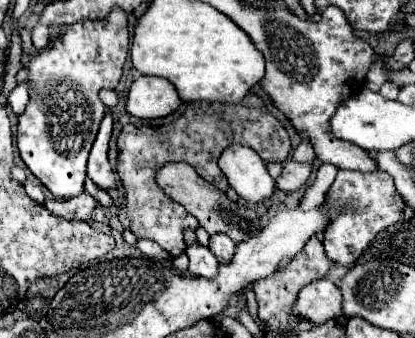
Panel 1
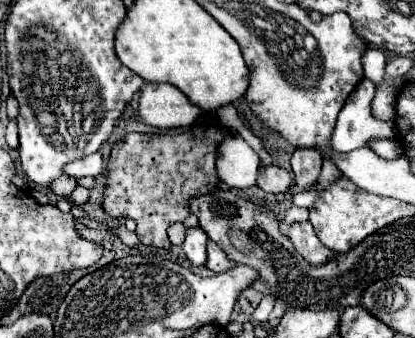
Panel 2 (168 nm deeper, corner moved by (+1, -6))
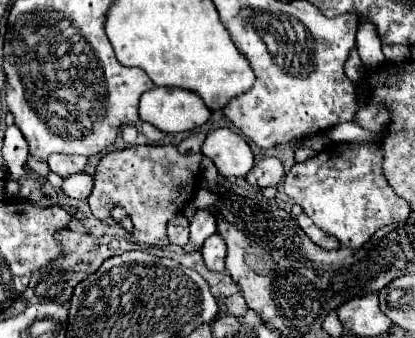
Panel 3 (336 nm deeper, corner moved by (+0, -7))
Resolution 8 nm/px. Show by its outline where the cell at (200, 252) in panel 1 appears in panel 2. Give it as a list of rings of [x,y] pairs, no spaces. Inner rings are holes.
[[[201,227],[187,229],[187,235],[185,235],[185,241],[181,247],[193,265],[205,265],[205,261],[207,261],[205,243],[207,243],[207,233]]]

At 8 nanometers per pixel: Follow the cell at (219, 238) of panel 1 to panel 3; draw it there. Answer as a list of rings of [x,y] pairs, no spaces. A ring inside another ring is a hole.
[[[212,234],[202,246],[202,258],[206,266],[214,272],[224,272],[224,258],[226,258],[226,244],[220,236]]]

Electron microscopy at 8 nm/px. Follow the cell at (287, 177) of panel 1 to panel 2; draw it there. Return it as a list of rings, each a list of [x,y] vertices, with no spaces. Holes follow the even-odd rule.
[[[269,165],[269,167],[259,167],[259,177],[257,177],[257,187],[261,187],[267,193],[283,193],[291,185],[291,173],[279,165]]]

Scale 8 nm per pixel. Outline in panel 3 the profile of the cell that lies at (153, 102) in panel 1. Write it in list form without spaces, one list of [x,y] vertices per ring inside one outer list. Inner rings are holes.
[[[154,86],[142,94],[140,118],[162,132],[178,134],[206,124],[210,110],[204,100],[190,90]]]

